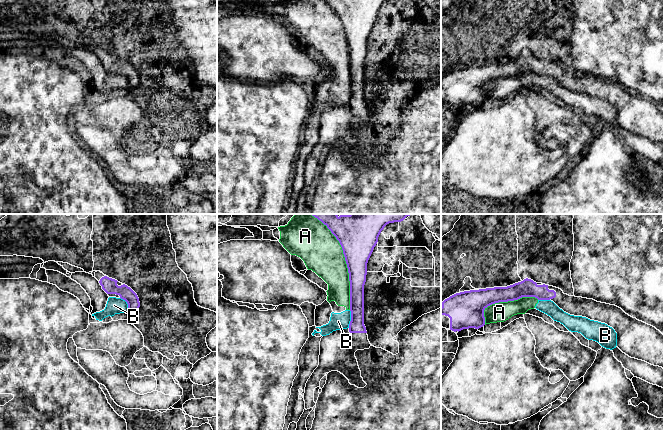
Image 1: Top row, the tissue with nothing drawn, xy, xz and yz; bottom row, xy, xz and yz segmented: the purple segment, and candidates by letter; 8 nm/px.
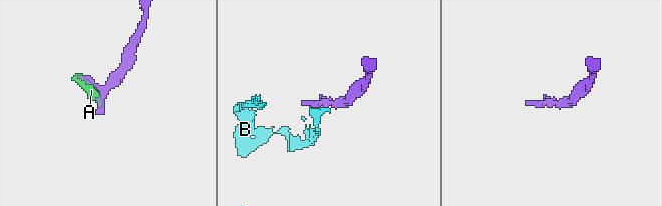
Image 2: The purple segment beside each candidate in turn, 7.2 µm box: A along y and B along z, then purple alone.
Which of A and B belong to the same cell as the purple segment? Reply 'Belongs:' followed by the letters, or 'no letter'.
Belongs: no letter

